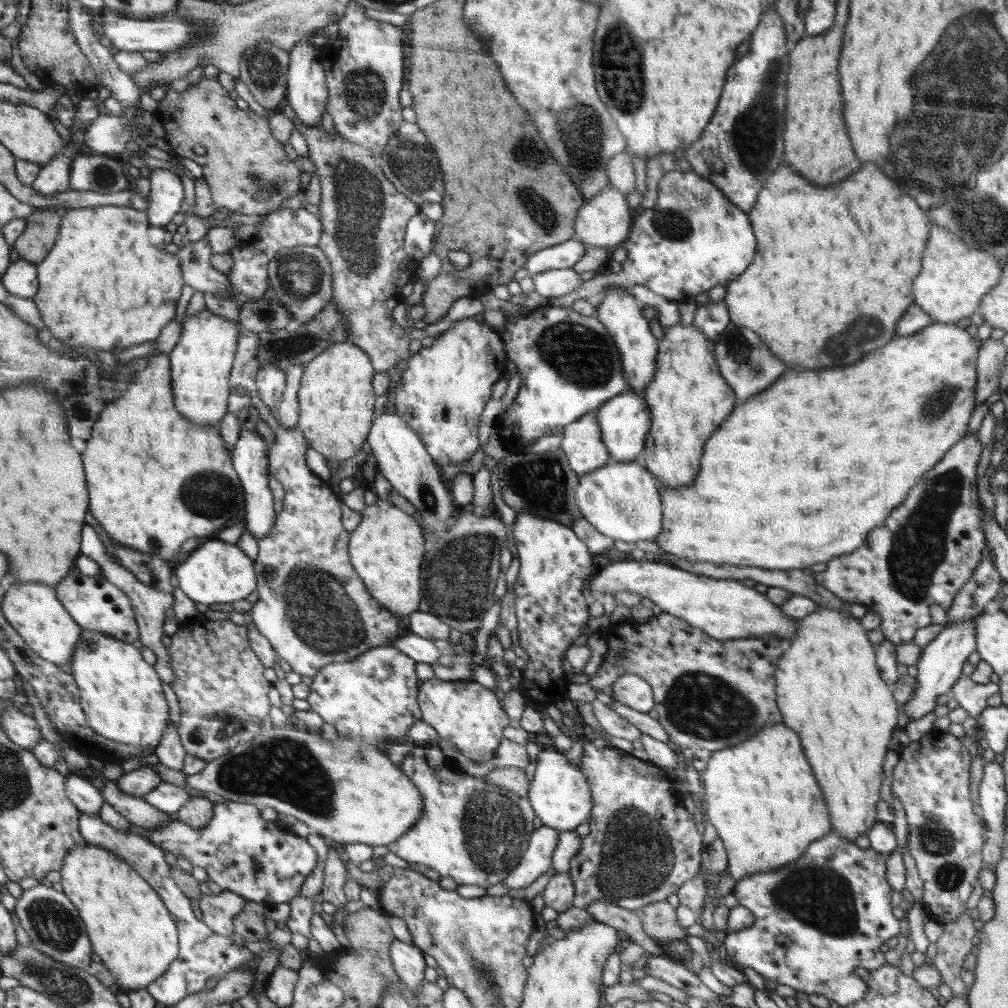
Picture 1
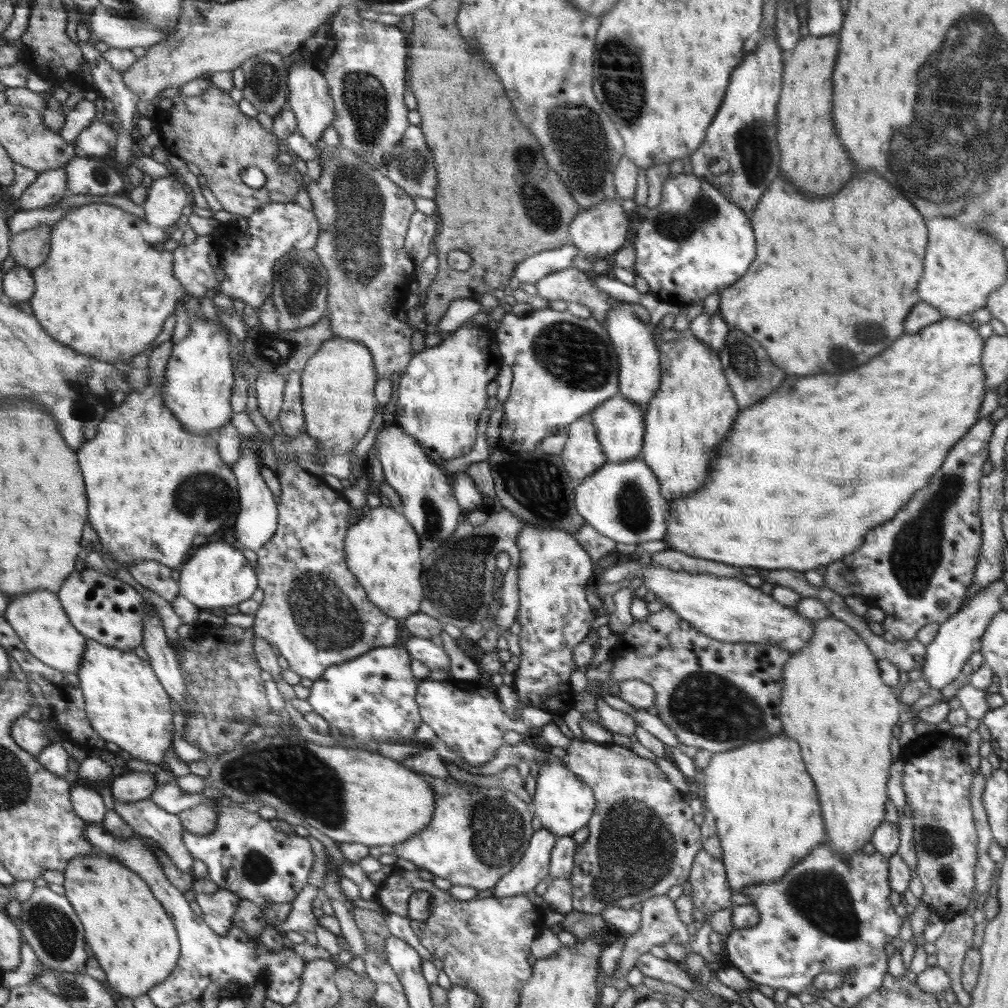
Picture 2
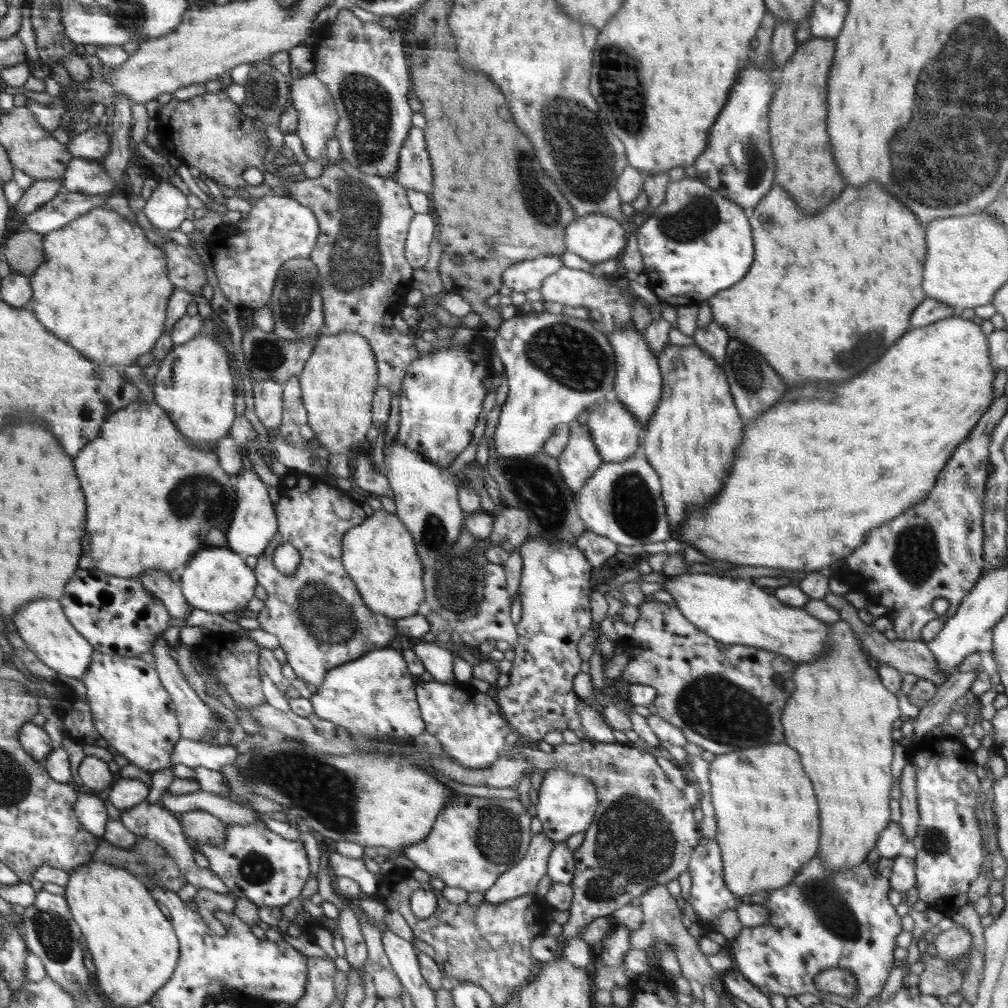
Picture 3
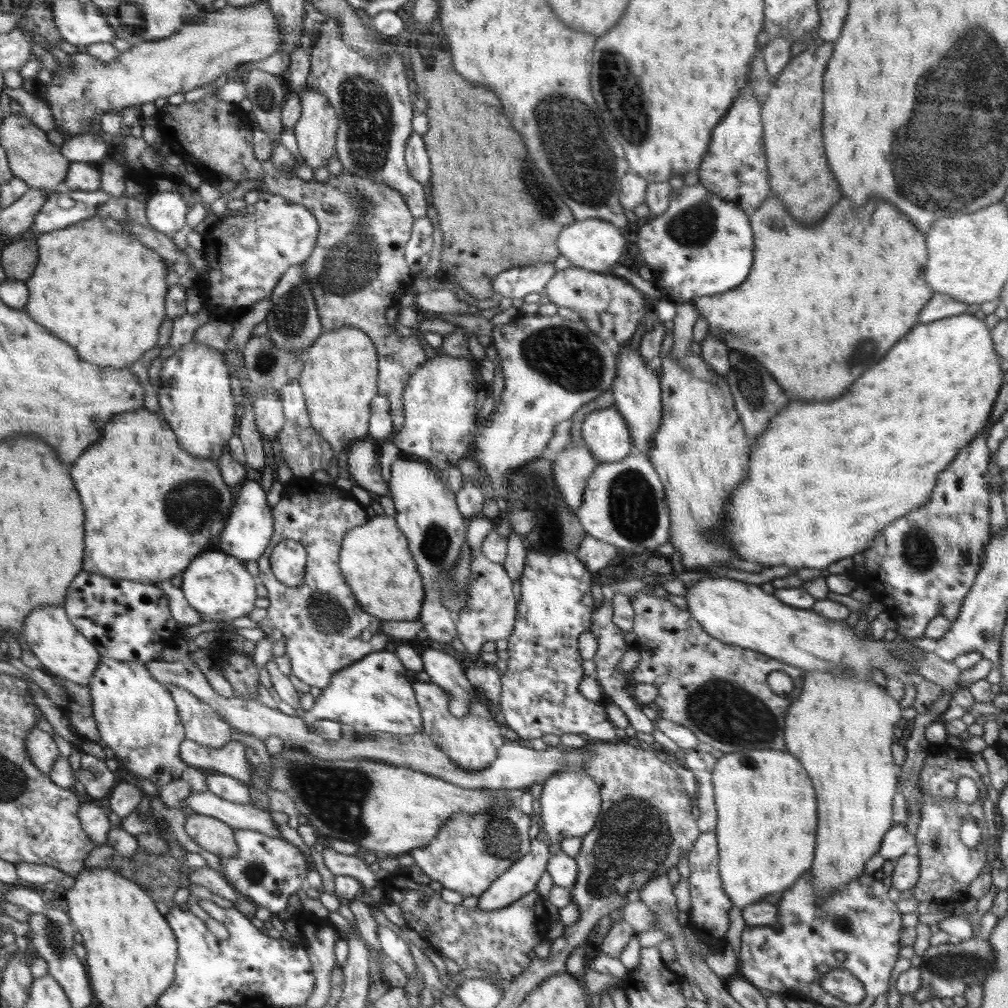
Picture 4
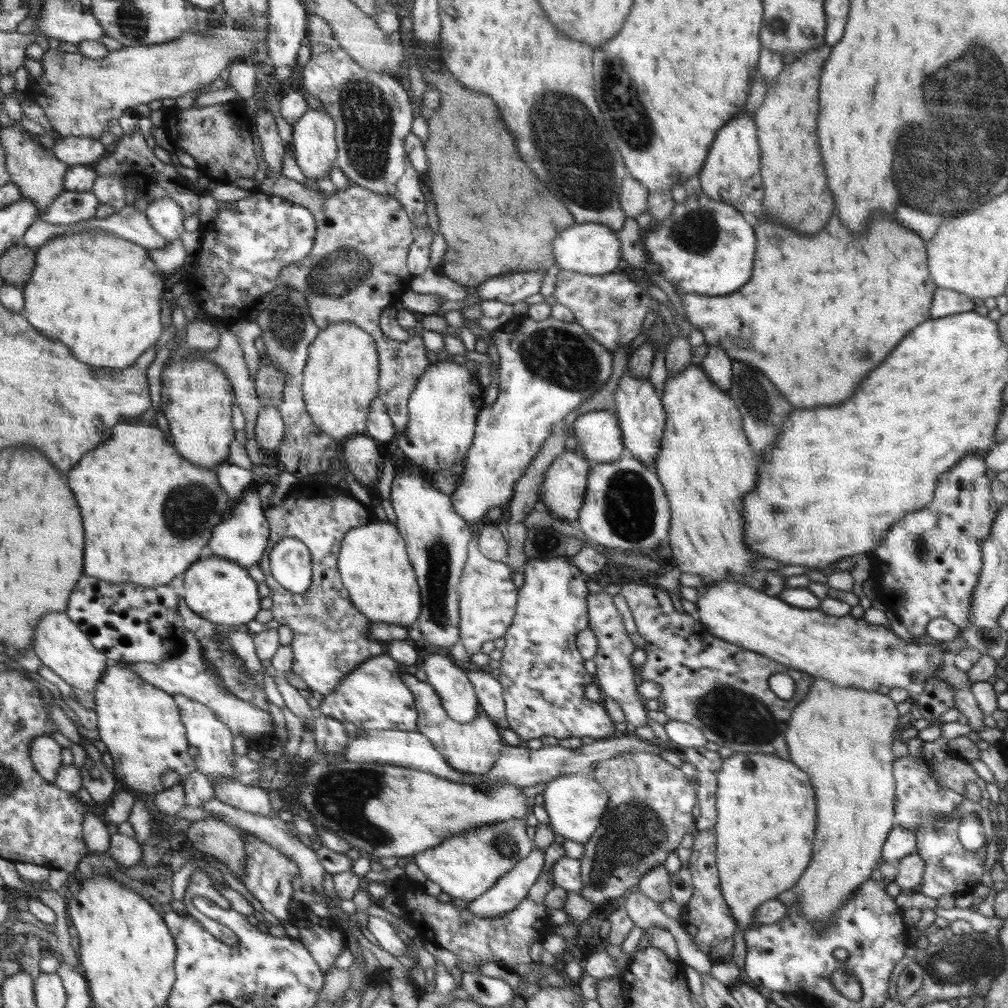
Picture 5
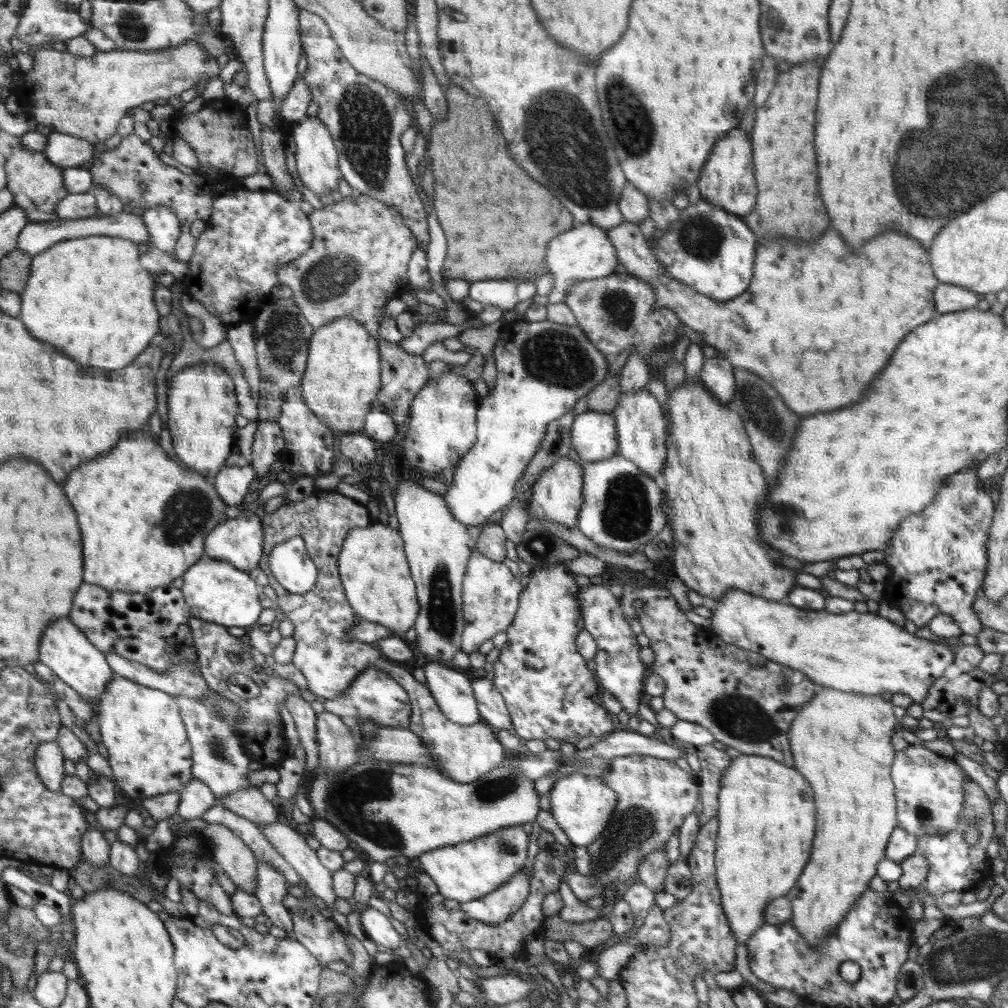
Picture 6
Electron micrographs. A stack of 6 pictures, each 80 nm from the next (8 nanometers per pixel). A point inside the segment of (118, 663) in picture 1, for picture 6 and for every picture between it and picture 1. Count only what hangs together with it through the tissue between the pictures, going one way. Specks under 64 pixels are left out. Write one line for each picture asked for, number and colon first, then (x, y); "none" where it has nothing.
2: (125, 703)
3: (131, 709)
4: (135, 715)
5: (141, 725)
6: (149, 751)

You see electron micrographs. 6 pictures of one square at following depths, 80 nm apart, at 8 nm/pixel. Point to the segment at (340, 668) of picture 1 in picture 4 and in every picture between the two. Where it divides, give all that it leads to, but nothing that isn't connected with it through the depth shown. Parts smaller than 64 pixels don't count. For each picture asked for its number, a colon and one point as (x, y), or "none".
2: (373, 697)
3: (373, 697)
4: (373, 695)

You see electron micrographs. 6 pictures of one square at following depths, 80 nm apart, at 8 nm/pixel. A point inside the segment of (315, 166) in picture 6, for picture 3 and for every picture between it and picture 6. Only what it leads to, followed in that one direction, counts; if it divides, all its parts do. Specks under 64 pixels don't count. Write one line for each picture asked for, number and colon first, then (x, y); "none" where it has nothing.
3: (318, 119)
4: (316, 132)
5: (314, 144)

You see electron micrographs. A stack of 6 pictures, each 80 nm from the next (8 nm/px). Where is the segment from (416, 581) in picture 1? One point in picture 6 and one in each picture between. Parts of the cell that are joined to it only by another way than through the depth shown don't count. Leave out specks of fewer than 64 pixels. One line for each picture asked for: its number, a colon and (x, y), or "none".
2: (384, 547)
3: (384, 563)
4: (377, 559)
5: (373, 563)
6: (374, 567)

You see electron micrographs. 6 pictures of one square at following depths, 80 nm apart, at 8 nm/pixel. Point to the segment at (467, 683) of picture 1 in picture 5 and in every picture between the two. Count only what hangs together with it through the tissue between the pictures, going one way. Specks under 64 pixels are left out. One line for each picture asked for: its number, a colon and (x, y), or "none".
2: (465, 715)
3: (468, 724)
4: (473, 742)
5: (473, 747)

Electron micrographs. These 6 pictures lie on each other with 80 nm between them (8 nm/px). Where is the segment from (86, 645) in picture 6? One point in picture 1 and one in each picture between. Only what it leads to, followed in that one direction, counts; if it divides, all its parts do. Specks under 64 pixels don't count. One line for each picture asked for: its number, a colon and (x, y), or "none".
1: (34, 611)
2: (39, 618)
3: (45, 628)
4: (64, 651)
5: (61, 644)

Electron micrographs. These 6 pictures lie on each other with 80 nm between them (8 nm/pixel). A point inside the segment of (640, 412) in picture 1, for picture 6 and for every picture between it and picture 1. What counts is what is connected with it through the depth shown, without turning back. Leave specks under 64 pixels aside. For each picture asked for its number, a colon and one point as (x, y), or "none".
2: (621, 423)
3: (614, 429)
4: (607, 432)
5: (599, 433)
6: (594, 437)

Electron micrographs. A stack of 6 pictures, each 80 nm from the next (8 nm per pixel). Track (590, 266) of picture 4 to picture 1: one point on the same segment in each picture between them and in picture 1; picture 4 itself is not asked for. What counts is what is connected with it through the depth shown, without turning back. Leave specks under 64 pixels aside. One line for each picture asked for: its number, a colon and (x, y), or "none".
1: (604, 221)
2: (600, 231)
3: (595, 237)

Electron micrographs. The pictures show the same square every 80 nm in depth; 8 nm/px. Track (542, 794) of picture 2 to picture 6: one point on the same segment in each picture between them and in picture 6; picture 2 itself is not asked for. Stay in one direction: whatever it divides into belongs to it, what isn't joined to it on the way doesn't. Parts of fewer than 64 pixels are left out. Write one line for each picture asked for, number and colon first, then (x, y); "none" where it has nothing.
3: (567, 803)
4: (571, 801)
5: (575, 803)
6: (582, 805)

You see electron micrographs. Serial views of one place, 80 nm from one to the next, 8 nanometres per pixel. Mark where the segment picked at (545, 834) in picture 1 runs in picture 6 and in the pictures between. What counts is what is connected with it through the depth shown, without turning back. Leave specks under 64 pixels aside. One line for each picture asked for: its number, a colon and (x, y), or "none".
2: (534, 867)
3: (521, 880)
4: (521, 879)
5: (513, 888)
6: (496, 907)

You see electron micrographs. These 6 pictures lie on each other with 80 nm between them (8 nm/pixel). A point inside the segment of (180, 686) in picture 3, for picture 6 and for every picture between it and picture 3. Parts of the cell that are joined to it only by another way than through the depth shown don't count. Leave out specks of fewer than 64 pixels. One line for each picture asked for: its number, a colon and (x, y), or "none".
4: (202, 723)
5: (214, 740)
6: (219, 760)

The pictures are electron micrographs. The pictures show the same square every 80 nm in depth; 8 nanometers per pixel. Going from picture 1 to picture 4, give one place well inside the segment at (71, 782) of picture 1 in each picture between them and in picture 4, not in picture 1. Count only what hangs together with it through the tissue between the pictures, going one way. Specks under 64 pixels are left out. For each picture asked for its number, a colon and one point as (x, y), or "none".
2: (89, 805)
3: (90, 809)
4: (94, 820)

